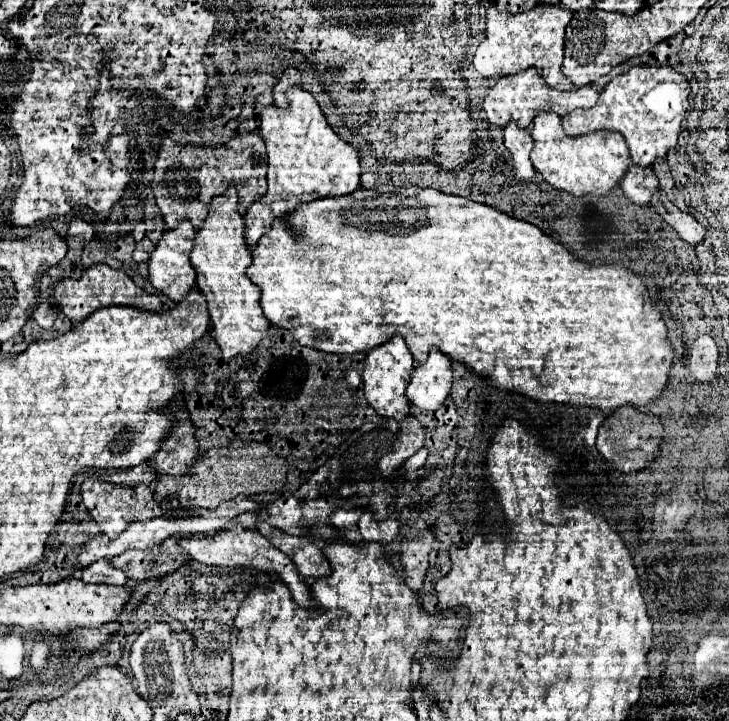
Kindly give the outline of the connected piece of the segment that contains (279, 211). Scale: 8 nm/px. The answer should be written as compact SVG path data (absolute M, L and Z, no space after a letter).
M302 87L288 89L290 109L266 107L260 113L260 135L268 151L268 191L244 215L244 239L254 249L258 239L272 227L274 219L286 217L302 203L322 197L350 195L360 187L358 151L344 143L328 125L316 99Z

